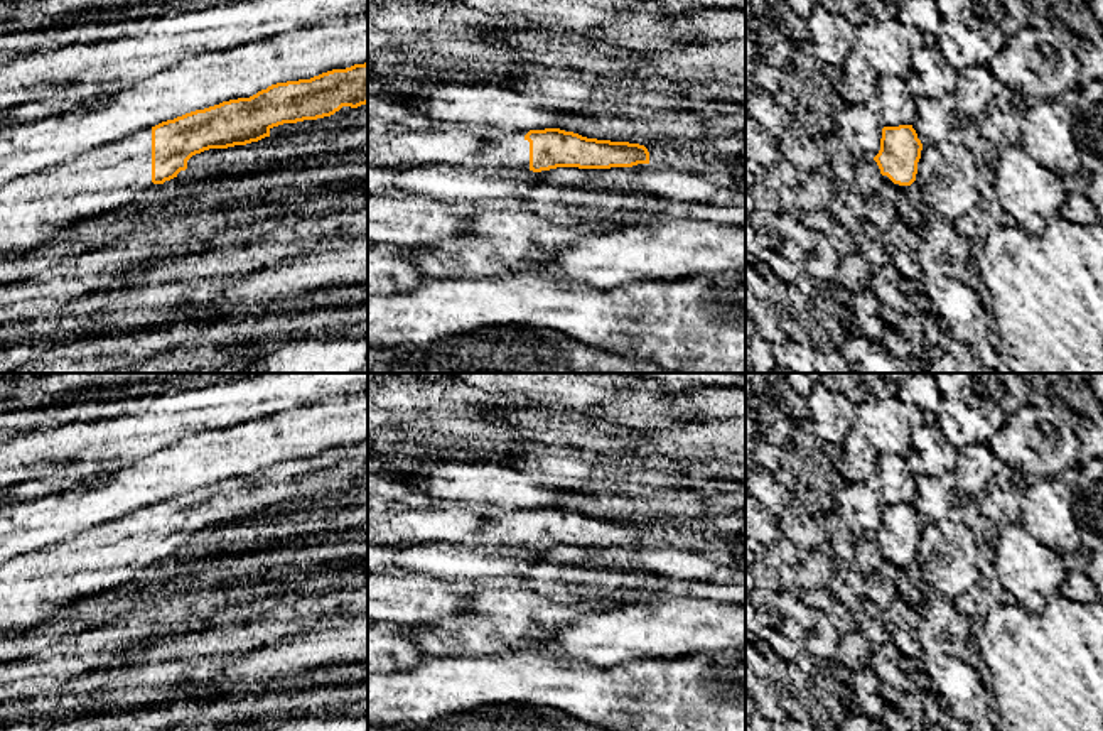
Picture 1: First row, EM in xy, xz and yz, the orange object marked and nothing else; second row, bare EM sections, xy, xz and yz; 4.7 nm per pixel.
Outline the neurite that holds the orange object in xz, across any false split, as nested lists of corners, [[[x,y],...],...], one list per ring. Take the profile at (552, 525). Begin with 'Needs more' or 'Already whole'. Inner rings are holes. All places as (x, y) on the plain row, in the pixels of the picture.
Needs more. [[[477,505],[487,525],[477,535],[479,545],[511,545],[533,550],[557,545],[611,547],[649,542],[644,523],[587,517],[560,506],[508,512]]]

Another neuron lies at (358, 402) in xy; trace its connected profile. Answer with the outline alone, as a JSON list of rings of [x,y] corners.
[[[368,392],[184,437],[138,463],[71,491],[0,506],[0,566],[20,554],[277,461],[368,441]]]

